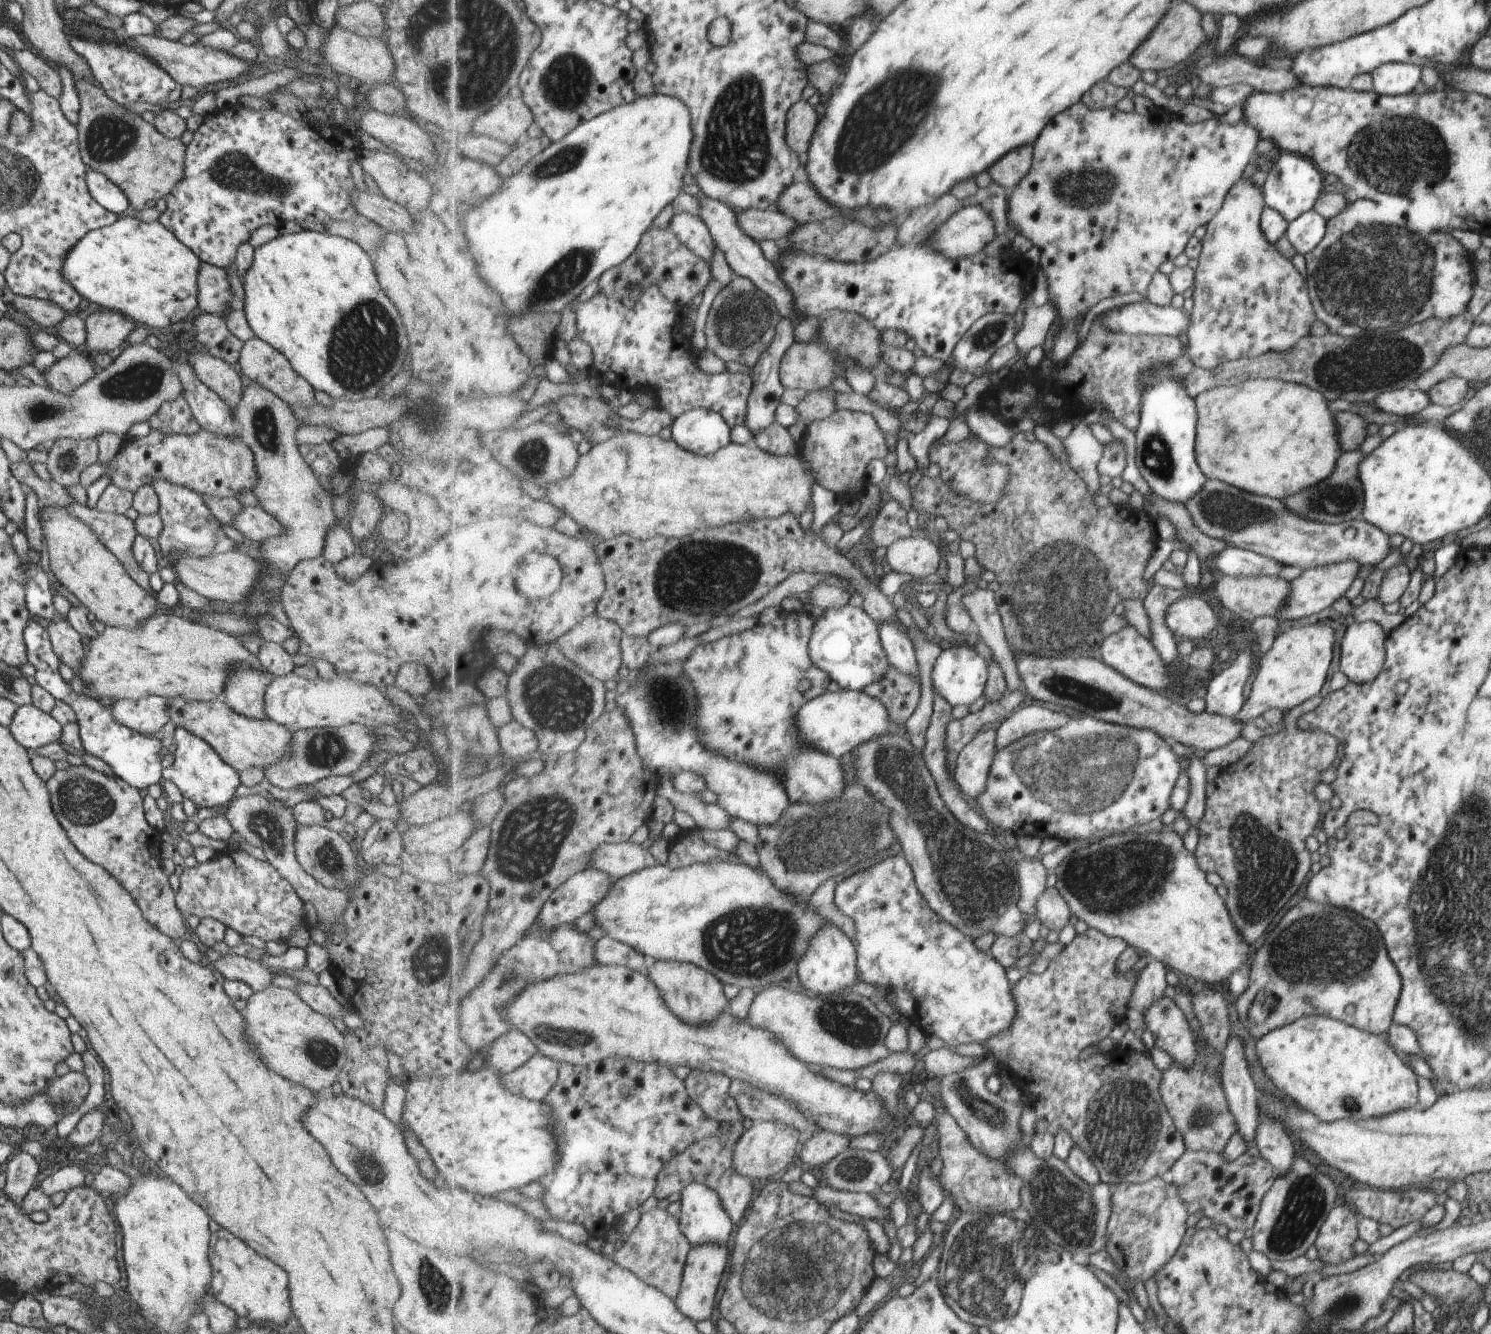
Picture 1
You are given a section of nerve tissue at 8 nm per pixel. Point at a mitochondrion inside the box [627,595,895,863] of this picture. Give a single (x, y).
(668, 704)

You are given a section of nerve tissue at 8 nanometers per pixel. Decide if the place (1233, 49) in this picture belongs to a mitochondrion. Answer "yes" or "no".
no

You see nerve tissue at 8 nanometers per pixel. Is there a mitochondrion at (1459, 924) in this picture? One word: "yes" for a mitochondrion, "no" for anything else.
yes

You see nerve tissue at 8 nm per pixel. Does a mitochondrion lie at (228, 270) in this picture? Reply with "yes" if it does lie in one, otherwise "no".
no

